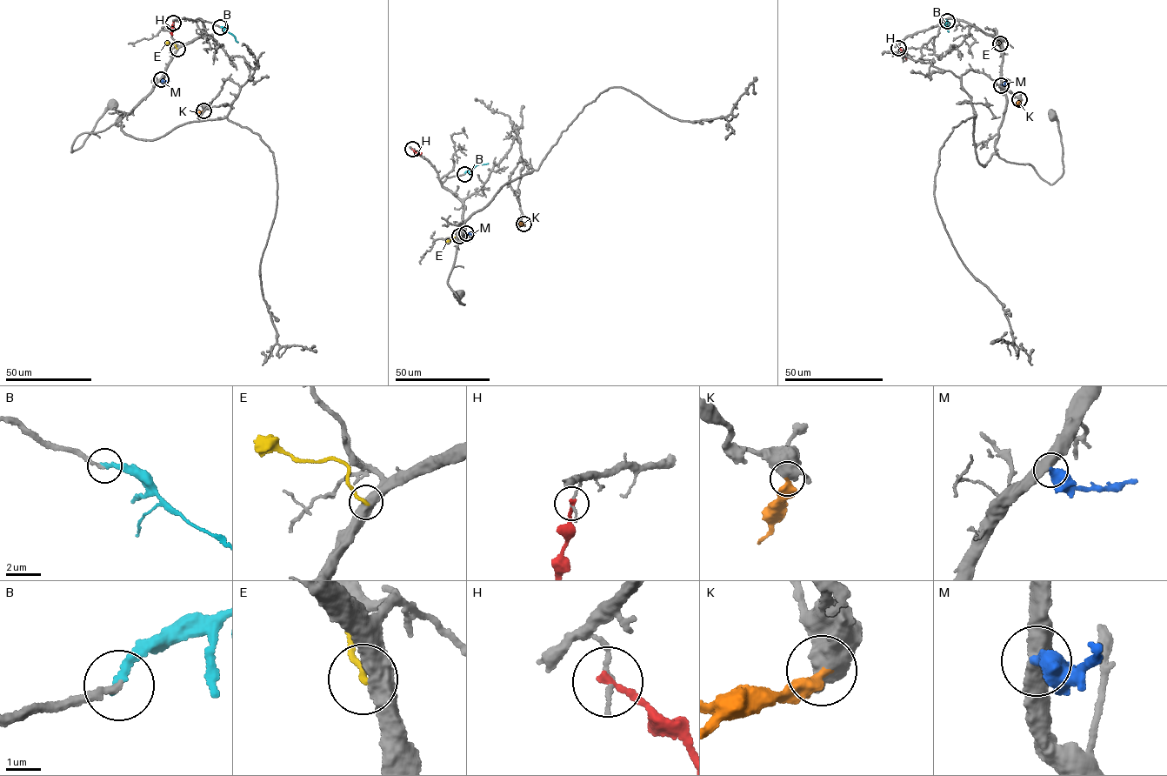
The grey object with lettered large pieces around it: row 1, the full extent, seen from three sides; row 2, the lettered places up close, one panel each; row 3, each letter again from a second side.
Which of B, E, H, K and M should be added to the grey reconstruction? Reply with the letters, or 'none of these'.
K

